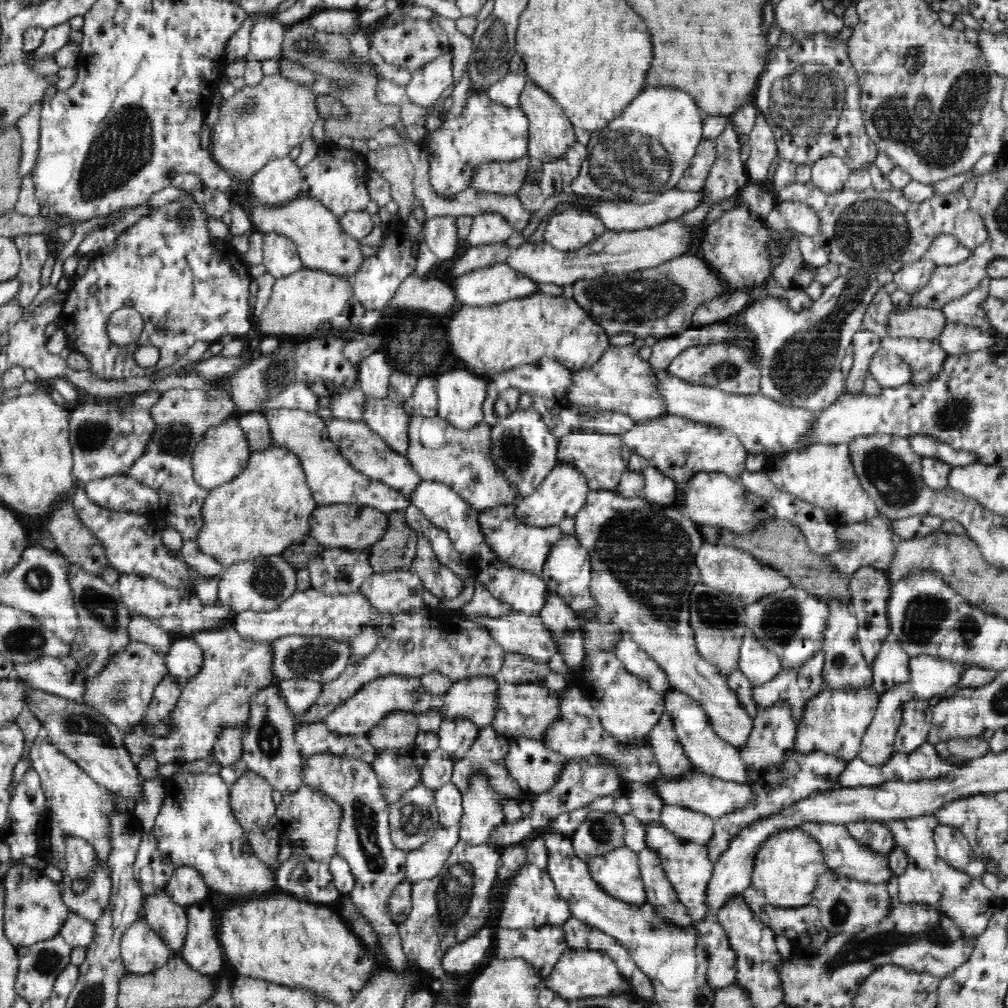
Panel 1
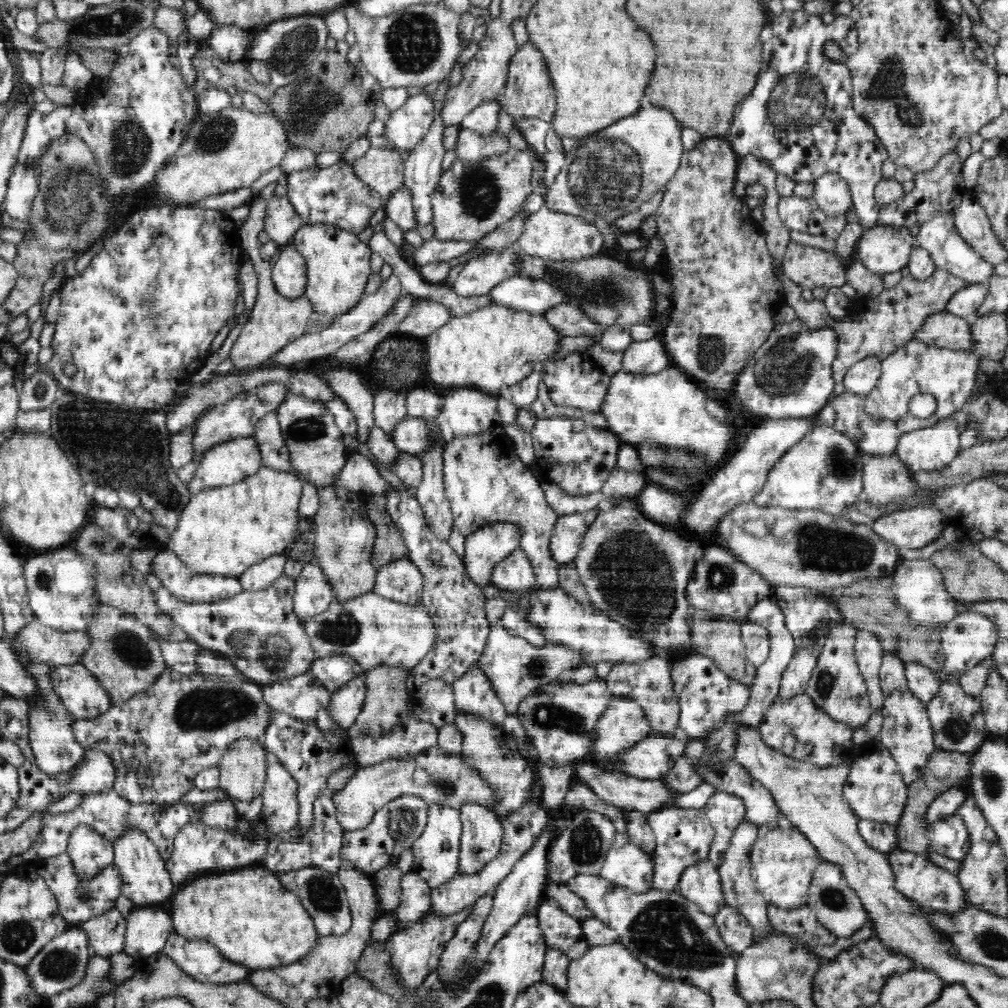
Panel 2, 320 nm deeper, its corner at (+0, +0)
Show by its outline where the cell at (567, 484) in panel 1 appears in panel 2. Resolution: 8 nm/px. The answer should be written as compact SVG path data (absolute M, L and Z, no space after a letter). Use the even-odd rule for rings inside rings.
M511 521L492 522L465 537L464 569L478 587L490 584L492 570L512 551L521 548L523 527Z

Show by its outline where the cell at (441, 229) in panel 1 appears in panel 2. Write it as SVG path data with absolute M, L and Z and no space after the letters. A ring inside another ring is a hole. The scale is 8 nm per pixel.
M402 184L392 194L391 198L384 202L386 218L392 220L402 232L417 229L415 212L412 204L412 193L408 186Z

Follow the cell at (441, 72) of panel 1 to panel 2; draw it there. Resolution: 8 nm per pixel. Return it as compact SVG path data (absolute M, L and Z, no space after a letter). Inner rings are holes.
M427 92L409 96L402 108L391 111L383 135L397 151L411 151L434 122L435 103Z

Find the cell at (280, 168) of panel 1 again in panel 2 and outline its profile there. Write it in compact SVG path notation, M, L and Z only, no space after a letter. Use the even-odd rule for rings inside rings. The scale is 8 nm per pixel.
M272 196L267 200L264 217L265 231L278 246L286 246L303 226L300 215L286 196Z

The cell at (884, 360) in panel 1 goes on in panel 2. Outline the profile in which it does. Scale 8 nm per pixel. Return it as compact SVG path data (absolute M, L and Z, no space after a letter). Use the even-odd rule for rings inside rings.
M872 356L859 360L851 366L842 378L845 391L866 396L878 384L881 362L882 360Z

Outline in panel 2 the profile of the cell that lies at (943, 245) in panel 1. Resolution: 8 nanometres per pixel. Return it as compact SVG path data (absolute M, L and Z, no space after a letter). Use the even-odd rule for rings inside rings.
M940 212L928 220L926 224L920 226L920 232L916 236L918 246L927 250L933 258L938 269L944 269L952 273L954 276L960 277L970 283L986 283L994 274L994 265L990 261L983 259L980 253L977 253L967 242L962 238L959 231L955 228L955 219L952 212Z

